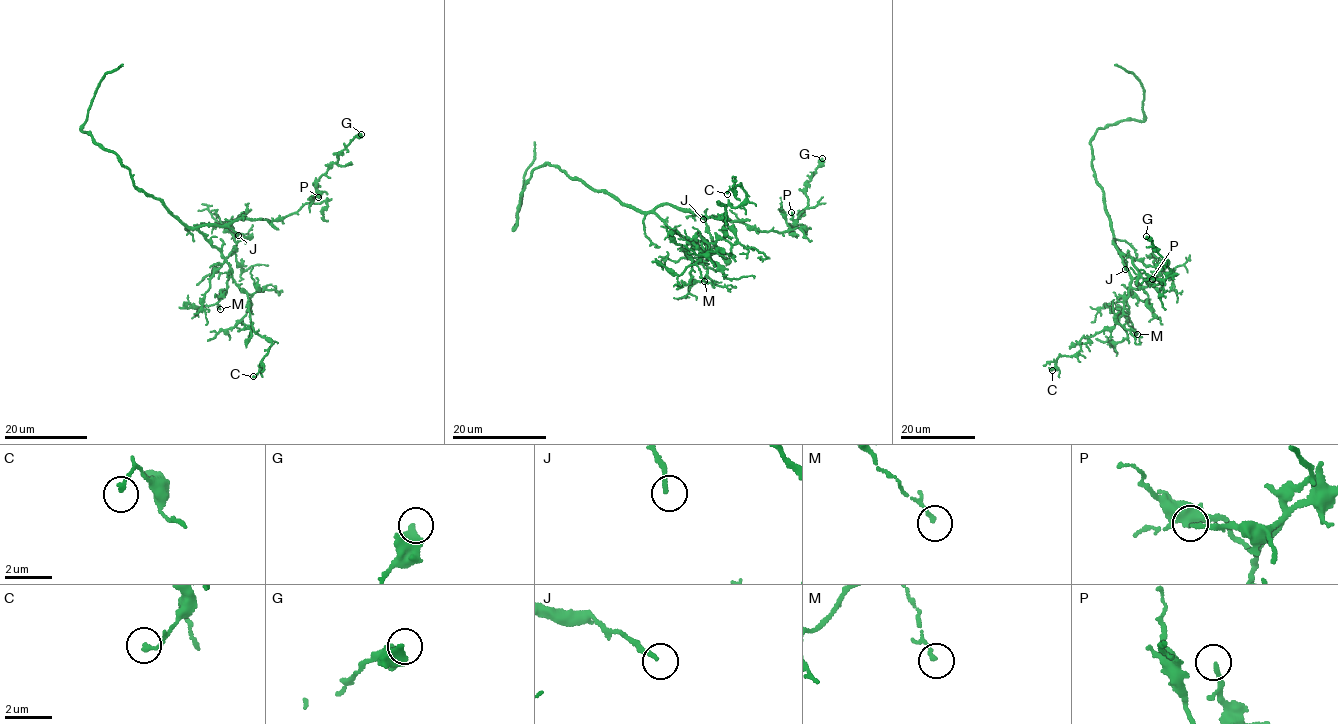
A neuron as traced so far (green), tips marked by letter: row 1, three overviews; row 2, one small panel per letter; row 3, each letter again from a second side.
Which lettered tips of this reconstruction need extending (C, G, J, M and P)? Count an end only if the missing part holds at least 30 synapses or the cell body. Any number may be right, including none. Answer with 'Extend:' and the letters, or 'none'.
Extend: none

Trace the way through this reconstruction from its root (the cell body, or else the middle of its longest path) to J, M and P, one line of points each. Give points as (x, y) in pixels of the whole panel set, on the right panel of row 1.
J: (1108, 216), (1113, 243), (1125, 269)
M: (1108, 216), (1115, 245), (1131, 279), (1125, 299), (1128, 306), (1126, 322), (1137, 334)
P: (1108, 216), (1114, 245), (1120, 253), (1132, 259), (1140, 276), (1155, 285), (1162, 285), (1166, 279), (1152, 279)

